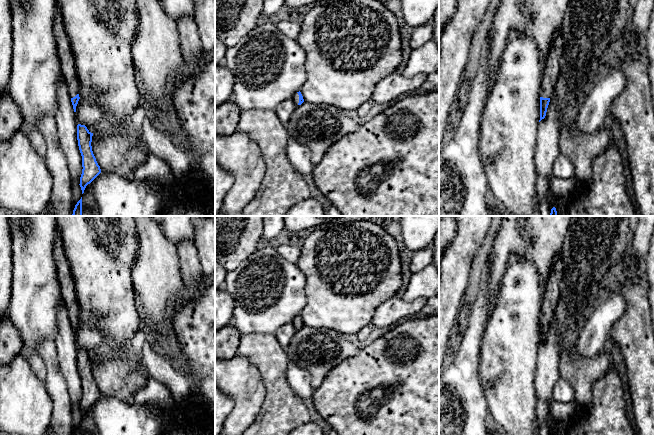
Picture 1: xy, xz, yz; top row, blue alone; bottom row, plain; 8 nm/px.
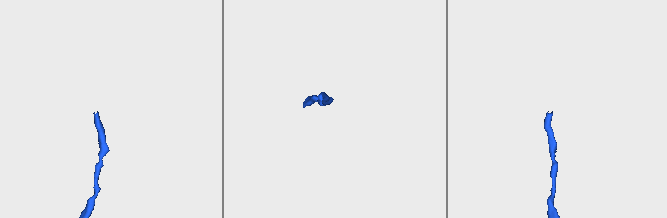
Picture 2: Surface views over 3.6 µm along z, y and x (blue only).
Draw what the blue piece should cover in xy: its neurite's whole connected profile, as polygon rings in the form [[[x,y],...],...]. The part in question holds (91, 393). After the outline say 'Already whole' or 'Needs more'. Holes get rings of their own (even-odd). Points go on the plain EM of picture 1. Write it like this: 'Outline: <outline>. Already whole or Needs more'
Outline: [[[77,349],[77,364],[82,380],[82,398],[80,401],[80,411],[82,418],[88,408],[90,408],[100,397],[101,393],[92,375],[92,360],[85,349]]]. Already whole

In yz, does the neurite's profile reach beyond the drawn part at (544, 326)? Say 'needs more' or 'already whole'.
needs more

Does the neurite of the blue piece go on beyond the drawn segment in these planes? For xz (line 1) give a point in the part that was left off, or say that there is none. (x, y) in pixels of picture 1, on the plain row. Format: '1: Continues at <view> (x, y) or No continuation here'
1: Continues at xz (295, 322)

